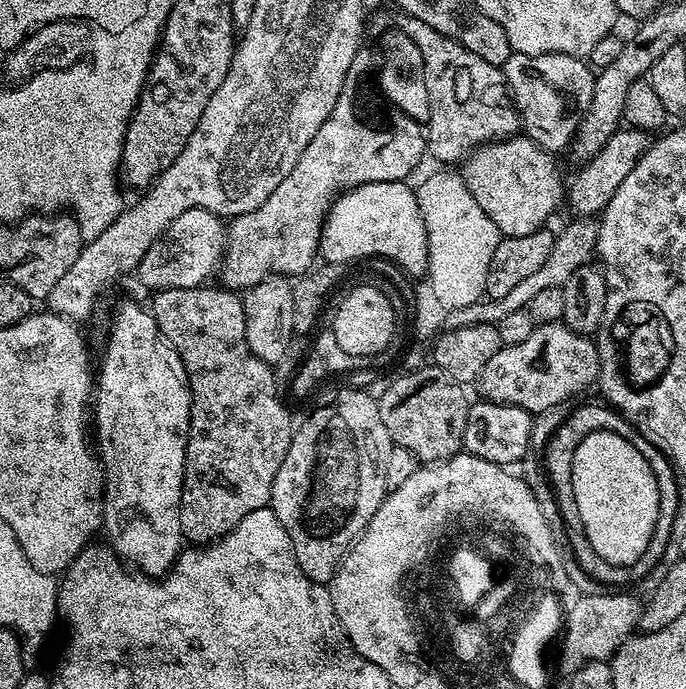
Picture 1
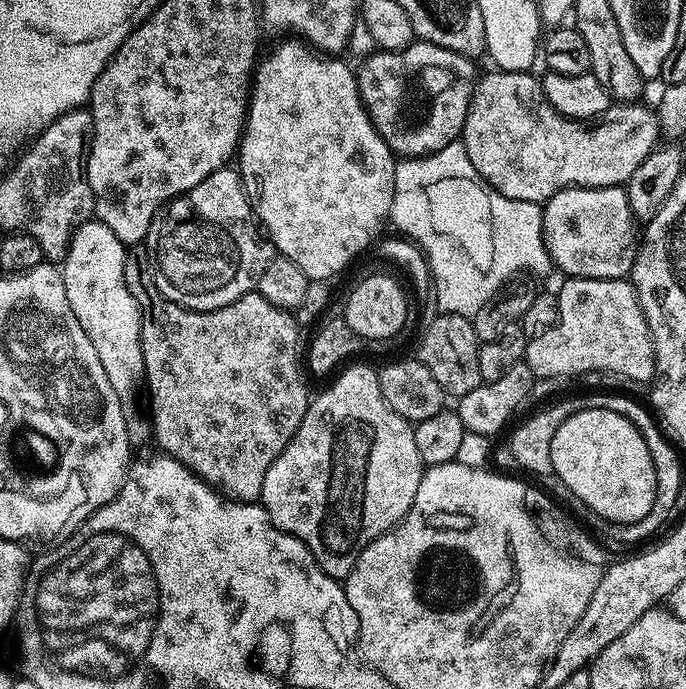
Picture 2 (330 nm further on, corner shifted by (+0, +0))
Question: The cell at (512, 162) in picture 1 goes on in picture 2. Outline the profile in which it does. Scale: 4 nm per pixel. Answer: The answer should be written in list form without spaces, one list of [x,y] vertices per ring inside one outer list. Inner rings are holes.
[[[623,187],[567,188],[547,200],[543,209],[544,245],[565,277],[623,280],[631,273],[638,251],[638,221]]]

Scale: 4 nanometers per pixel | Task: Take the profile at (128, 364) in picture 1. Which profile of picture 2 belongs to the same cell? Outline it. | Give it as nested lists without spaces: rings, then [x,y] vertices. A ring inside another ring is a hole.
[[[93,218],[76,229],[68,247],[68,253],[62,261],[66,298],[70,298],[70,310],[74,310],[74,318],[78,318],[78,326],[86,330],[86,338],[90,338],[90,346],[98,353],[98,362],[102,362],[102,370],[106,370],[106,378],[110,378],[110,386],[114,386],[114,394],[118,394],[121,404],[128,406],[136,396],[136,387],[141,387],[144,376],[144,359],[140,345],[140,307],[134,302],[134,294],[126,286],[124,273],[124,257],[126,245],[114,238],[110,226]]]

